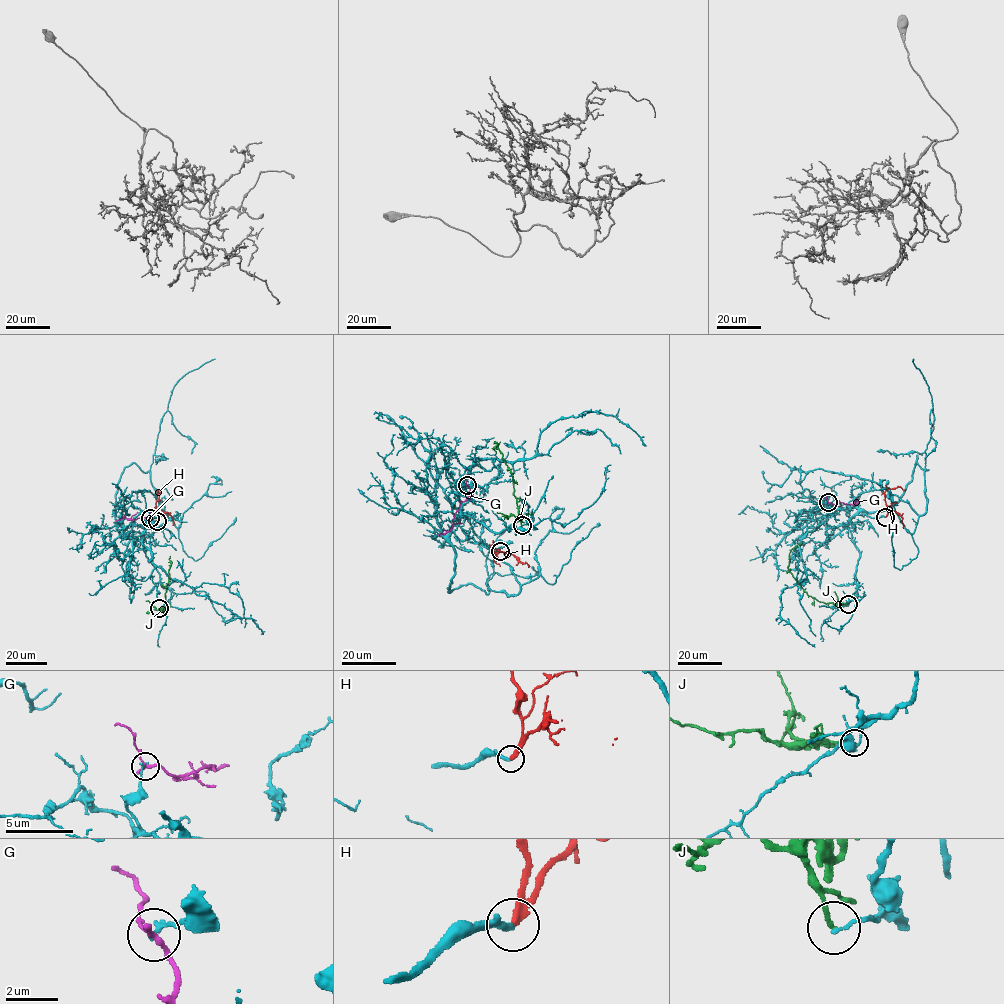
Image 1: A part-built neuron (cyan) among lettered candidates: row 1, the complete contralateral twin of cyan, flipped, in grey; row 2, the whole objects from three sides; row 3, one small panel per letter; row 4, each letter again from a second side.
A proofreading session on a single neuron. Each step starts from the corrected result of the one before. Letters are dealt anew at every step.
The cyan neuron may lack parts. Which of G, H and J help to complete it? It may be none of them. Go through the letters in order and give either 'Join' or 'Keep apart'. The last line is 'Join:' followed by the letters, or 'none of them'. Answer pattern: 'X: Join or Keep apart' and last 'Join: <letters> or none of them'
G: Keep apart
H: Join
J: Keep apart
Join: H

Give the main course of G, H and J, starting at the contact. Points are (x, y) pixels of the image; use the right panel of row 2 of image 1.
G: (828, 502), (857, 504)
H: (885, 517), (885, 491), (899, 487), (905, 490)
J: (847, 604), (820, 602), (808, 595), (797, 582), (788, 568), (789, 554), (802, 542)

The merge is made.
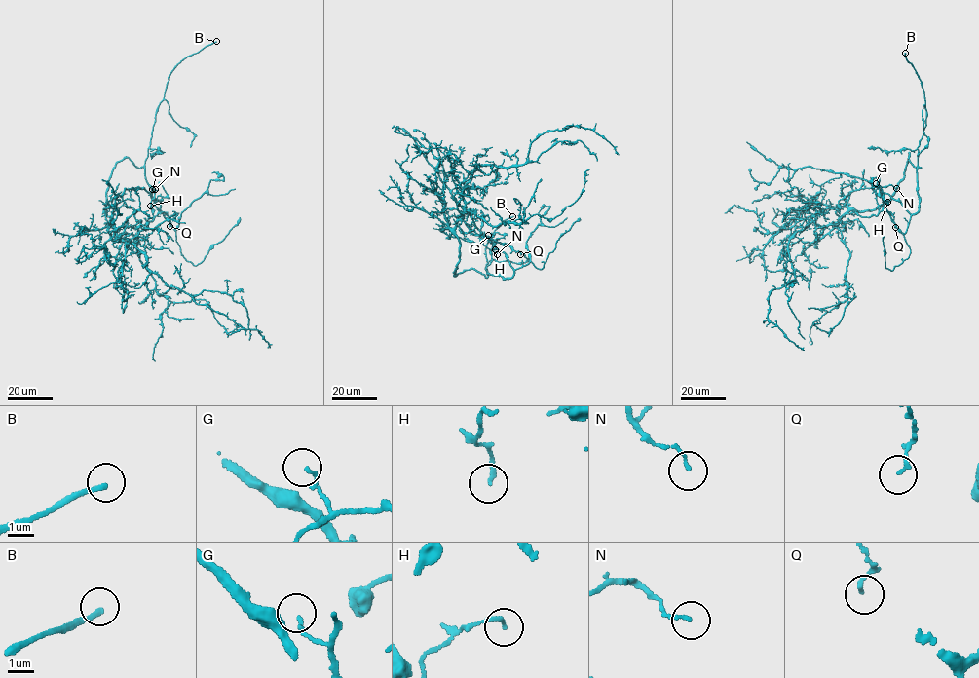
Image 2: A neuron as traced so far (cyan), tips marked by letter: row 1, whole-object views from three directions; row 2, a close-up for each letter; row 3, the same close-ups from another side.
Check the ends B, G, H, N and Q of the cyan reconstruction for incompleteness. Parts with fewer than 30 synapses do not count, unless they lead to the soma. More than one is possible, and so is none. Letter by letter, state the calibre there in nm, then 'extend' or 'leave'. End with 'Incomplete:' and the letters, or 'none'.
B: 200 nm thick; extend
G: 110 nm thick; leave
H: 170 nm thick; leave
N: 120 nm thick; leave
Q: 140 nm thick; leave
Incomplete: B

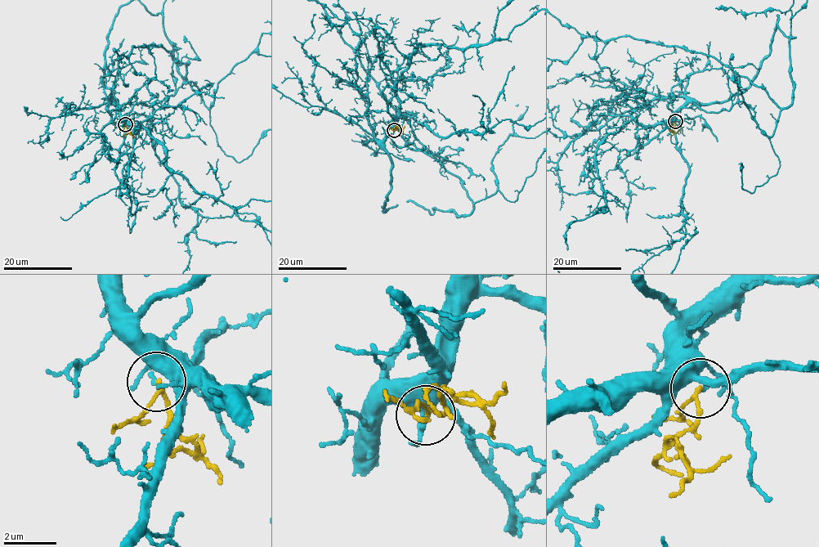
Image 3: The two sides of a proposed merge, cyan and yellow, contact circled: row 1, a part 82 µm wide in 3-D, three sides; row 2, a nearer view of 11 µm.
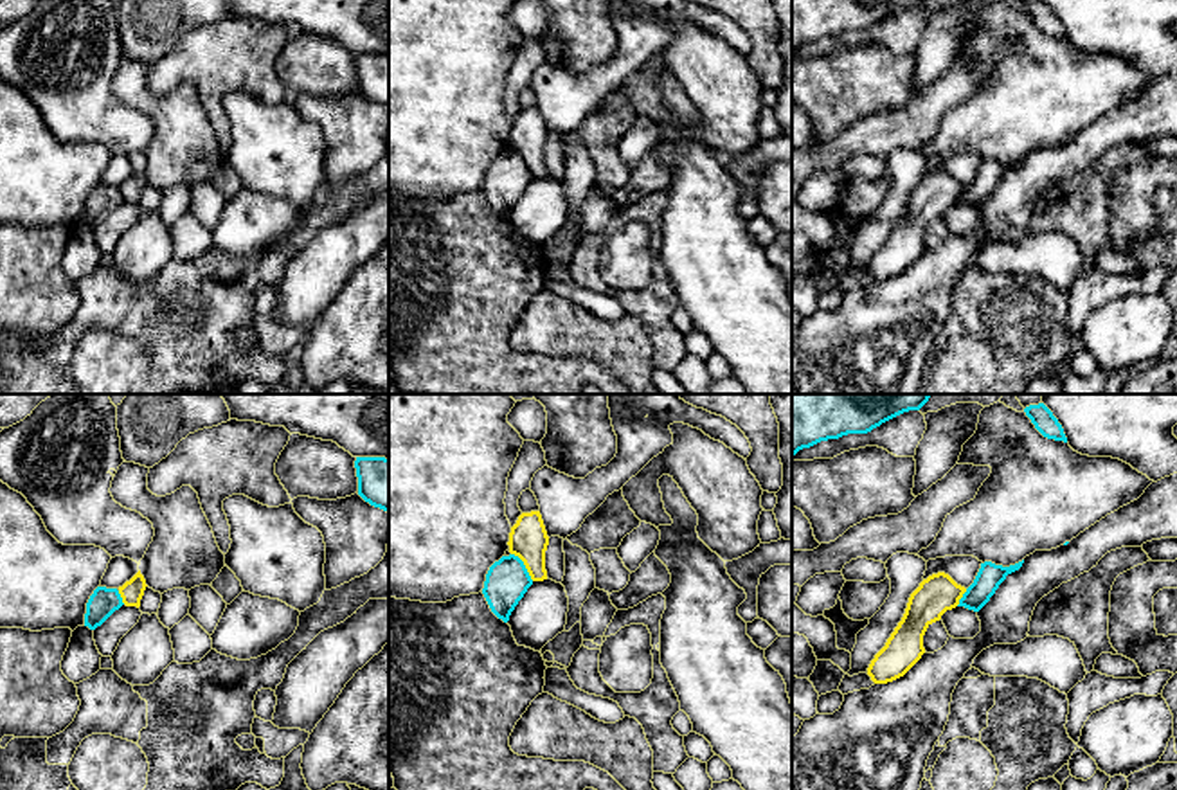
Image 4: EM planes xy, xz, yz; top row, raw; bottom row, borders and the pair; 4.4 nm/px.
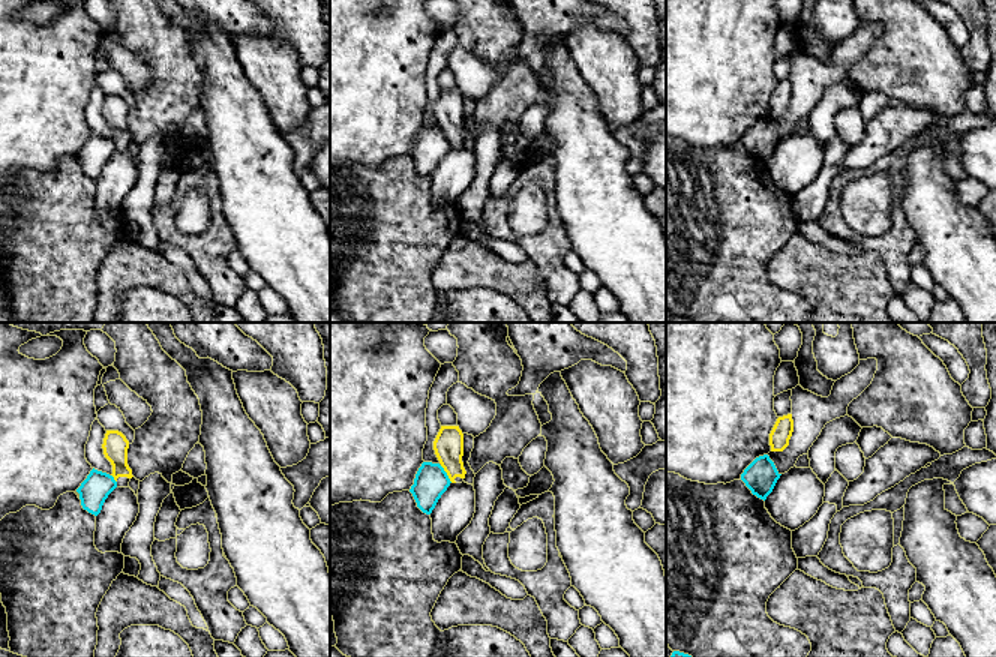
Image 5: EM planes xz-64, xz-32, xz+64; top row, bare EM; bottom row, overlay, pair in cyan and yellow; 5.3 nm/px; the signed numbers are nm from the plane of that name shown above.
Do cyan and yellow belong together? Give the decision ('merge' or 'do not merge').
do not merge

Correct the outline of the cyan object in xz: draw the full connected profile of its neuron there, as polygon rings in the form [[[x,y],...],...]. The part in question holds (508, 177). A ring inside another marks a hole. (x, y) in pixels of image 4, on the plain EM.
[[[502,153],[495,158],[484,178],[482,191],[491,205],[491,209],[502,216],[509,218],[511,209],[524,194],[527,185],[533,182],[533,176],[524,162],[524,158],[515,153]]]

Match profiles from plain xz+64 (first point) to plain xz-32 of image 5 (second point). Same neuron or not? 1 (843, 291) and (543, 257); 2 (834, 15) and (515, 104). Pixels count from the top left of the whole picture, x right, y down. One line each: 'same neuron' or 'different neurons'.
1: different neurons
2: same neuron

